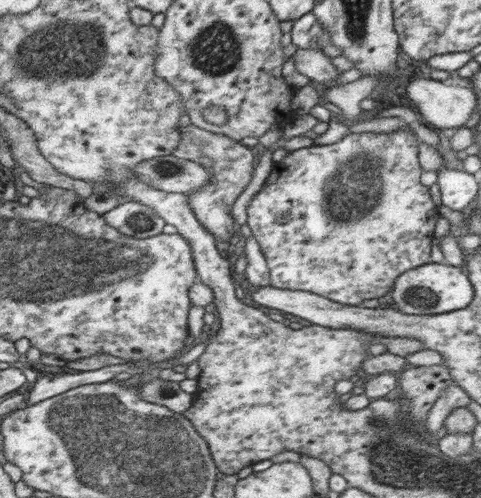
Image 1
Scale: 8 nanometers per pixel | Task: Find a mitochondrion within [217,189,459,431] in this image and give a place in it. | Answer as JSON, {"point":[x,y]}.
{"point":[416,296]}

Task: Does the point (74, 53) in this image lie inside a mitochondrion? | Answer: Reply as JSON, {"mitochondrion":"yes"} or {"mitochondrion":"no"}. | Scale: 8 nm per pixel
{"mitochondrion":"yes"}

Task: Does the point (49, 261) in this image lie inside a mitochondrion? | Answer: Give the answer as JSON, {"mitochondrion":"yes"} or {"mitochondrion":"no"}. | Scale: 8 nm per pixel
{"mitochondrion":"yes"}

